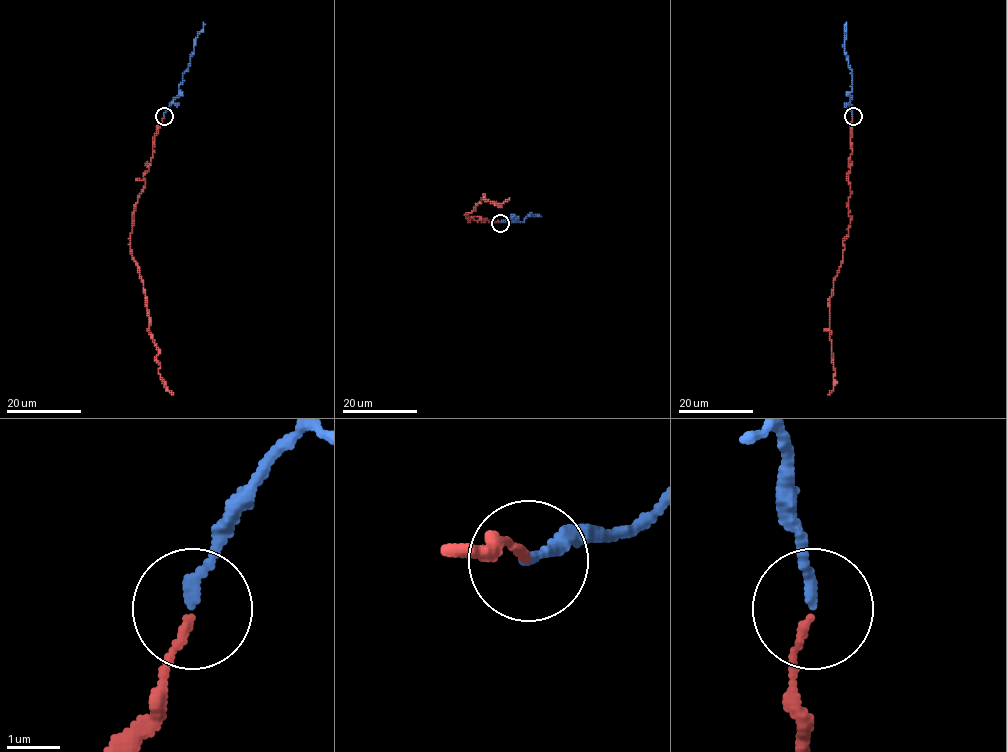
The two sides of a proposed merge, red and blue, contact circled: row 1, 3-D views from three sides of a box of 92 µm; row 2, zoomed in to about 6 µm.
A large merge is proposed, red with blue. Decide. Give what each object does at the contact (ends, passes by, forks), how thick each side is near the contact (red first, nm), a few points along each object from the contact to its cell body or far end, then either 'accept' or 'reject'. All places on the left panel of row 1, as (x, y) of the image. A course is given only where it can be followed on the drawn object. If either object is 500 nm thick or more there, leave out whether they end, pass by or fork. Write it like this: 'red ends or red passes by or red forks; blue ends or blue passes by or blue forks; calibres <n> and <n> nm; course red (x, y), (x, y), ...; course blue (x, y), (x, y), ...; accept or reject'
red ends; blue ends; calibres 110 and 190 nm; course red (164, 116), (132, 213), (129, 249), (143, 282), (159, 374), (173, 395); course blue (164, 116), (166, 108), (178, 95), (183, 73), (188, 69), (195, 39), (203, 30), (204, 23); accept

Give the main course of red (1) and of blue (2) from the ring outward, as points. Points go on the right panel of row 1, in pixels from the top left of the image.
1: (852, 116), (848, 176), (850, 227), (829, 299), (835, 374), (834, 389), (829, 395)
2: (852, 116), (851, 73), (844, 51), (846, 23)

